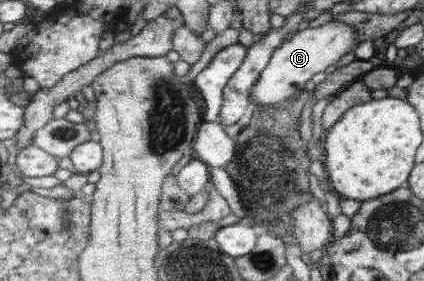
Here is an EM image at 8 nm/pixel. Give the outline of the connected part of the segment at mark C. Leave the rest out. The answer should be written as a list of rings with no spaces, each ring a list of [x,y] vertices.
[[[340,20],[330,21],[324,26],[306,28],[287,39],[274,53],[270,65],[262,73],[260,81],[254,85],[252,103],[254,108],[268,108],[284,103],[294,95],[305,94],[306,85],[314,75],[326,71],[328,67],[342,61],[358,45],[356,26]]]

